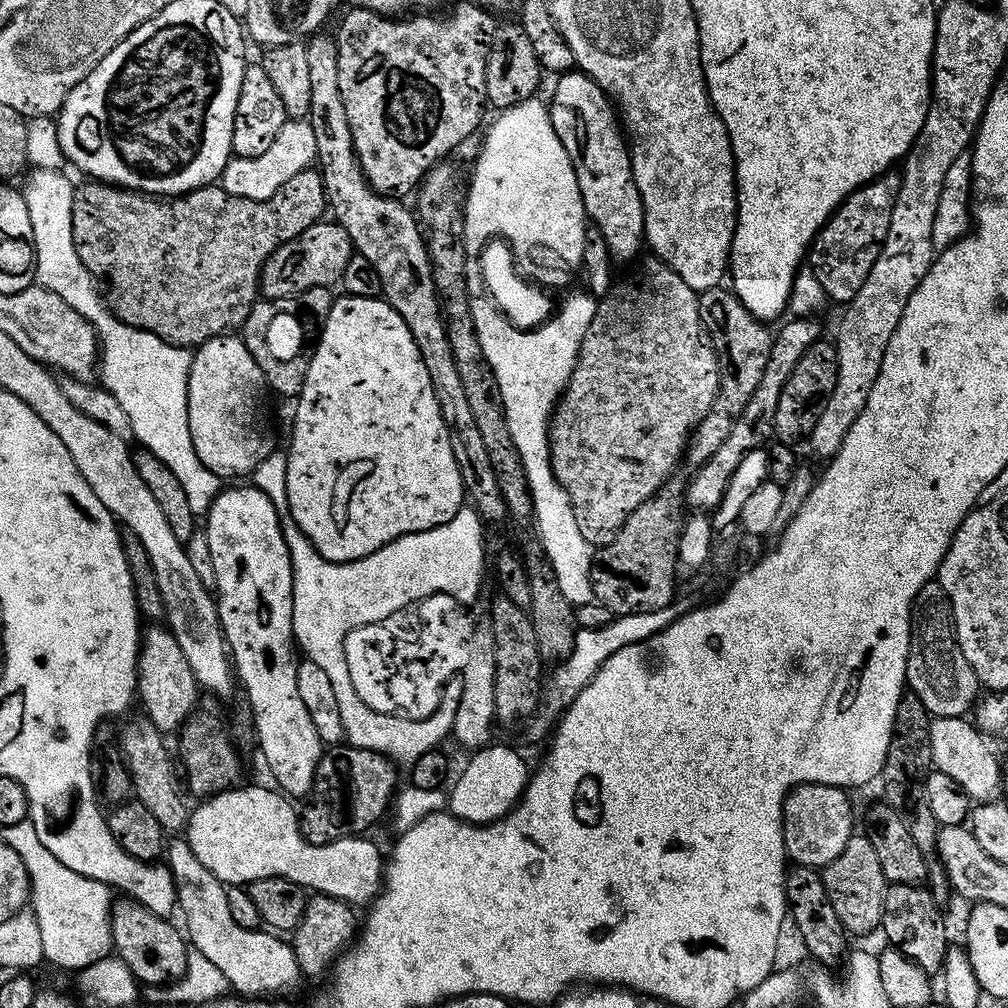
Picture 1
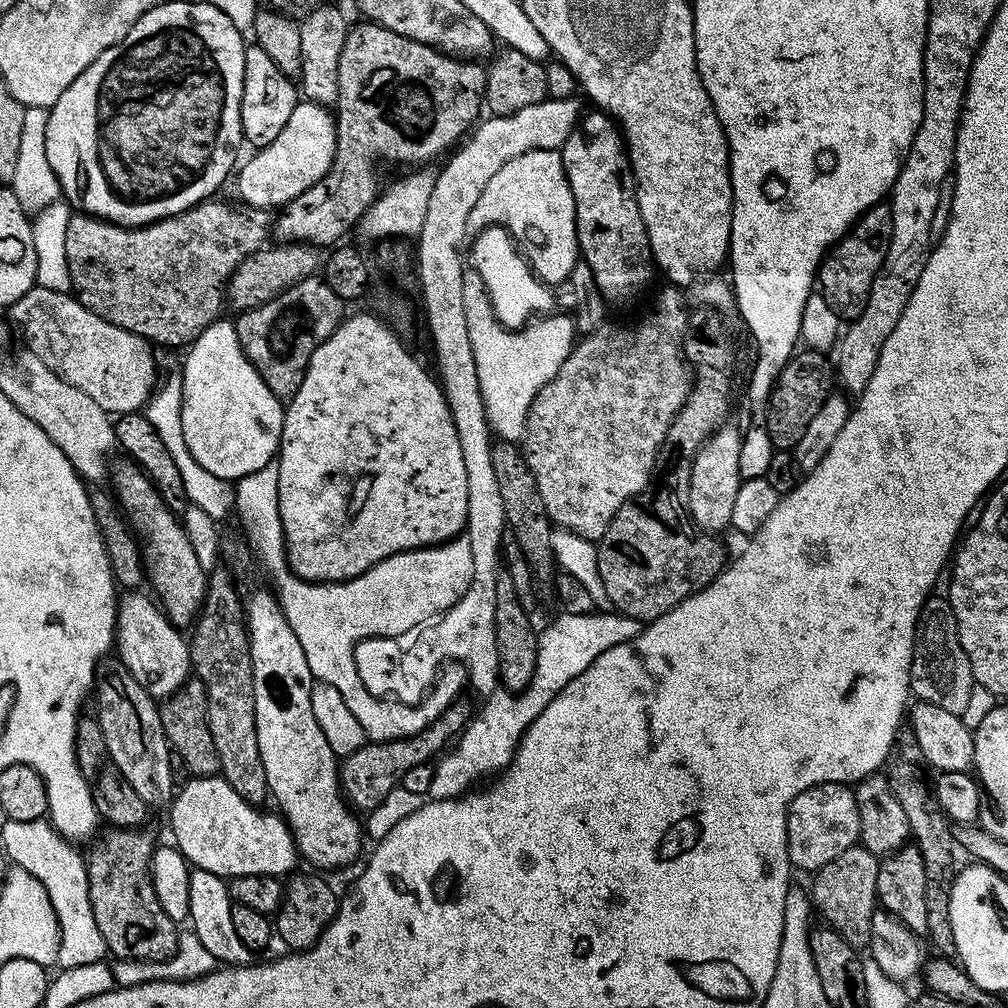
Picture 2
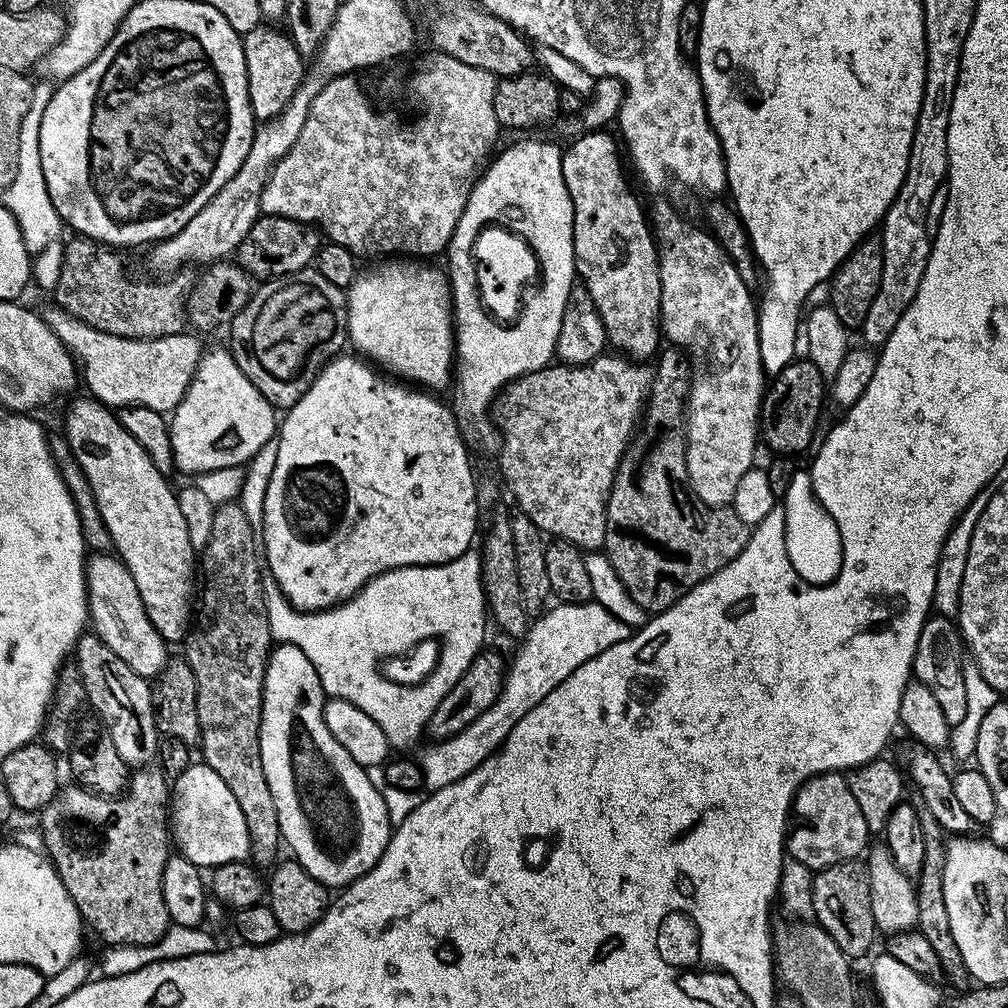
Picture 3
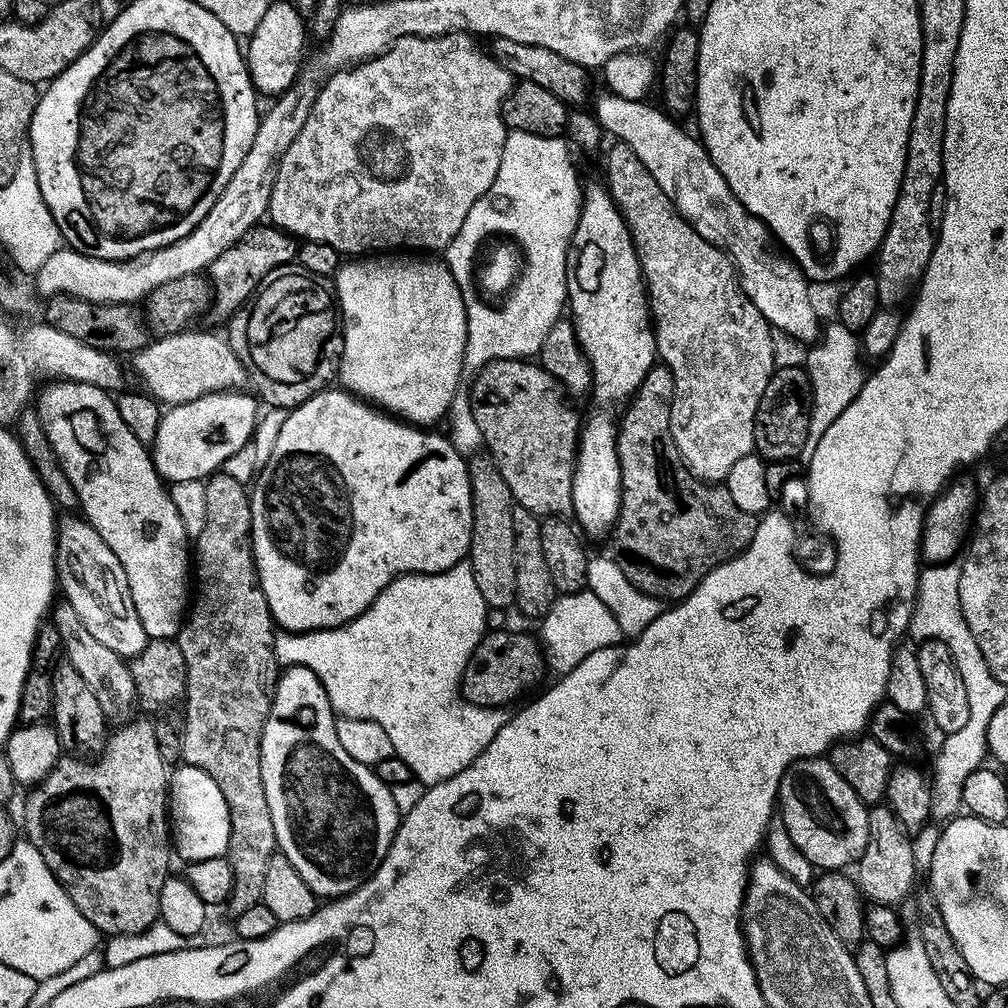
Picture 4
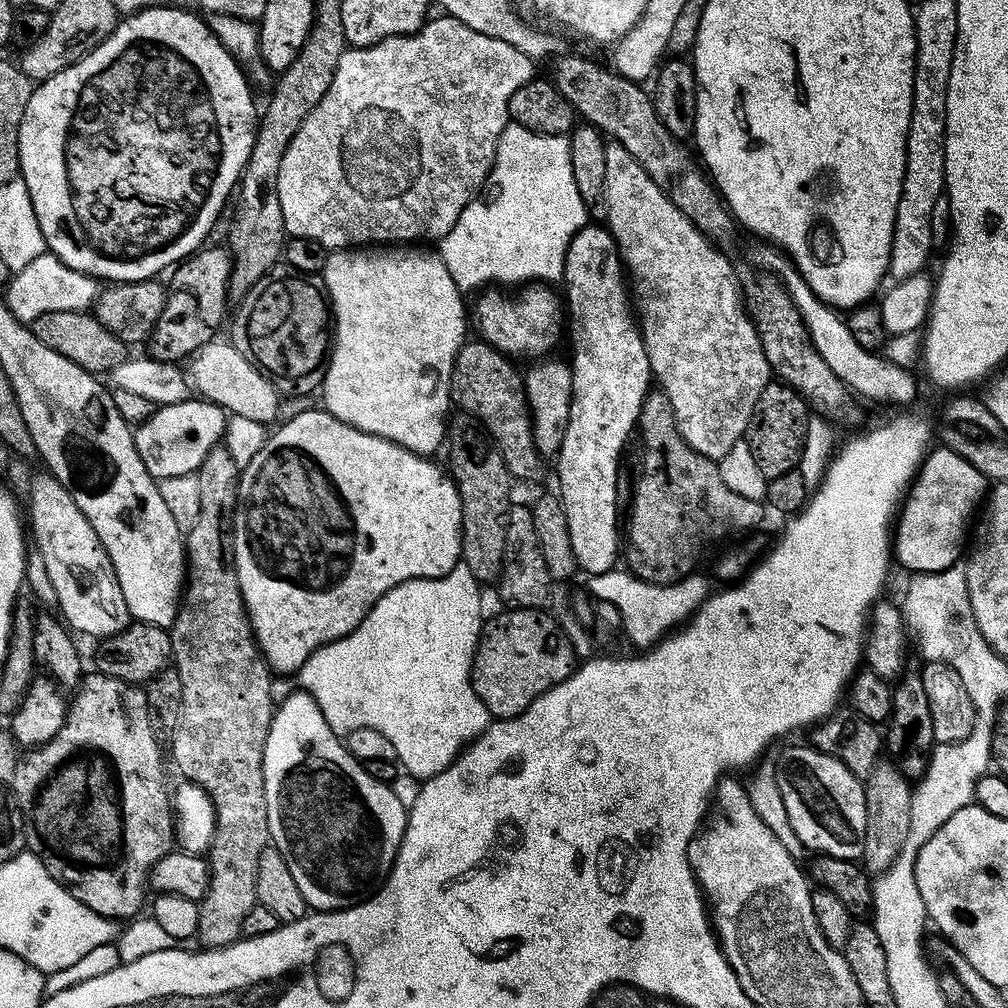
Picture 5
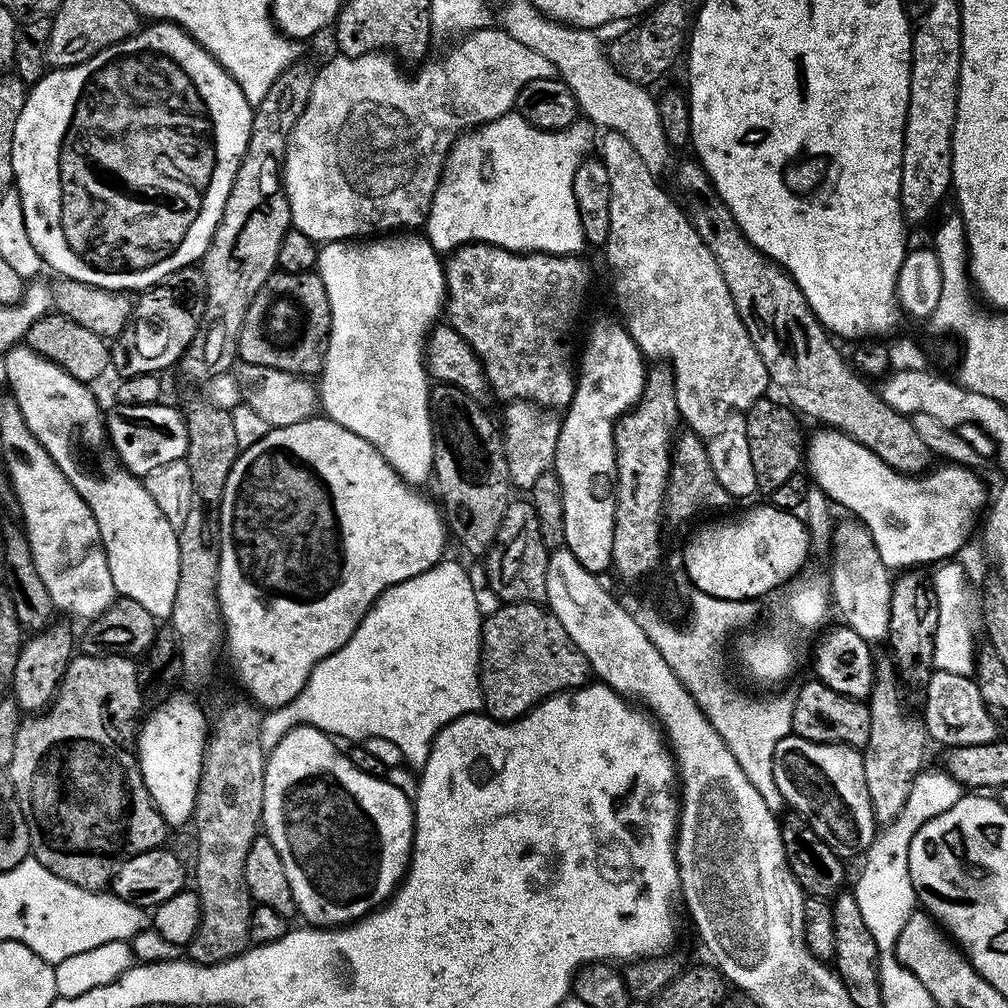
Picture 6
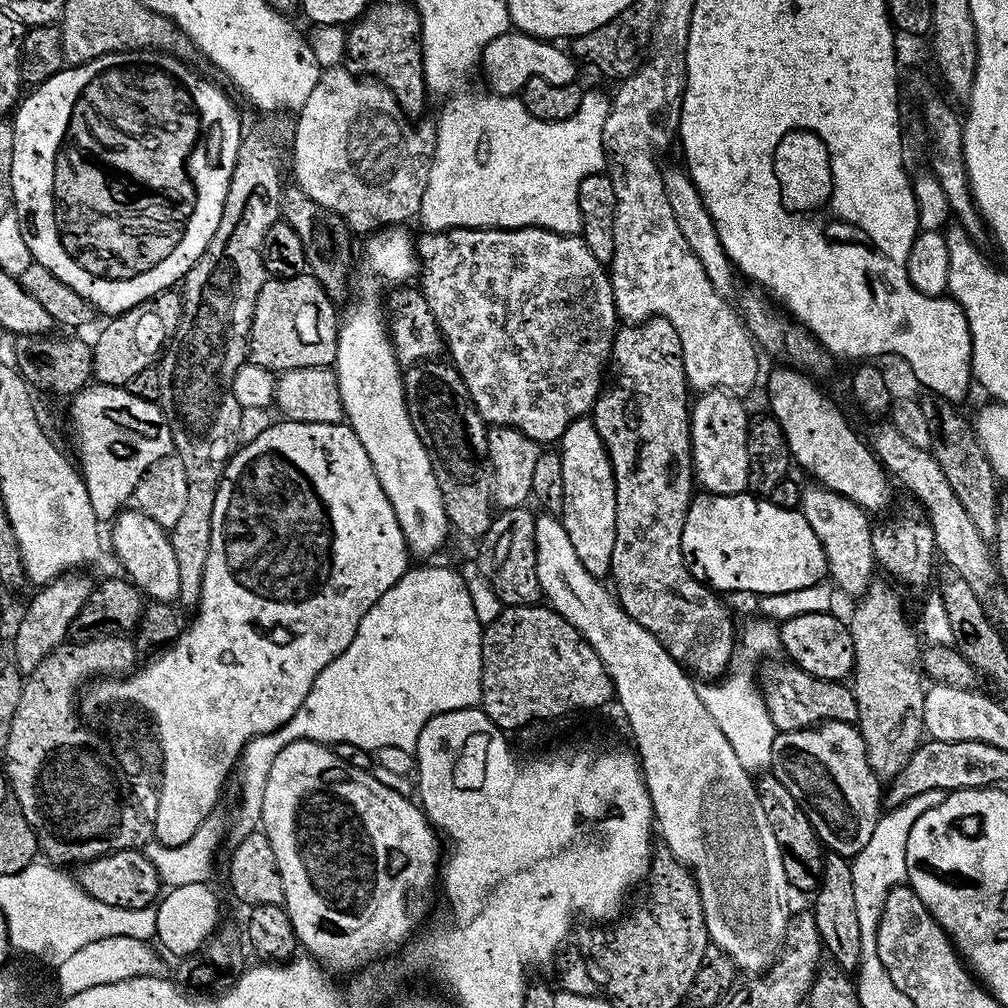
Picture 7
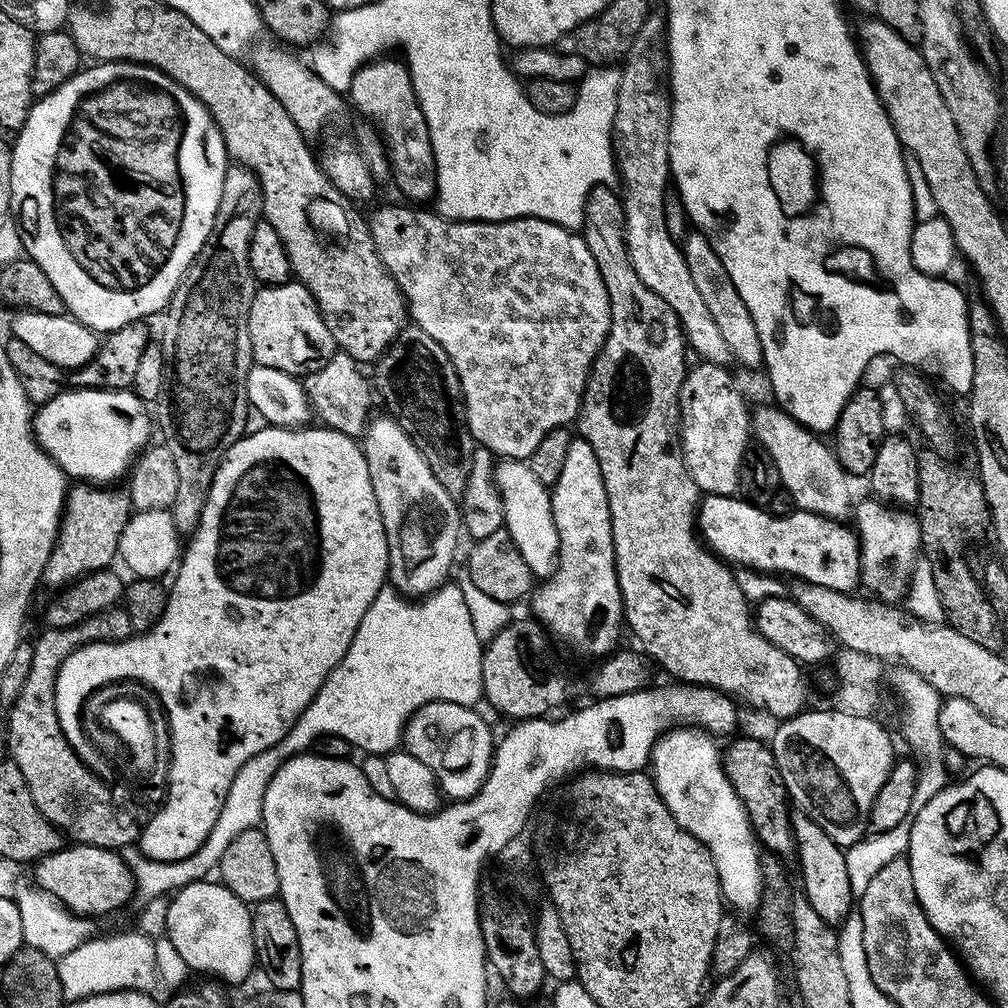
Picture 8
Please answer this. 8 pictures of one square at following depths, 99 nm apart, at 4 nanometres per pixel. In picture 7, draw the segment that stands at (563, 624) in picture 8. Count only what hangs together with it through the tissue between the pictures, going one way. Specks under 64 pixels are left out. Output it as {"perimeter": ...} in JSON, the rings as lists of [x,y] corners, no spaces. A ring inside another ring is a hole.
{"perimeter":[[[588,418],[574,421],[565,430],[558,441],[558,451],[565,487],[564,529],[566,534],[570,534],[574,550],[578,550],[578,558],[582,558],[582,566],[586,566],[592,576],[607,577],[612,567],[616,533],[616,483],[608,451]]]}

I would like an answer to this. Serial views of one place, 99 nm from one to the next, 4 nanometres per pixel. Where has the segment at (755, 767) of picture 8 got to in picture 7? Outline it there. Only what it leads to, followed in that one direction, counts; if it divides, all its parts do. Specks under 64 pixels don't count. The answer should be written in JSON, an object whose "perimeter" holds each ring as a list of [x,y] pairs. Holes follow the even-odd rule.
{"perimeter":[[[766,774],[761,781],[757,781],[757,792],[762,810],[770,830],[774,833],[775,841],[779,844],[779,853],[782,854],[782,866],[786,873],[789,887],[793,890],[813,893],[820,885],[820,874],[824,869],[825,851],[816,832],[810,826],[805,811],[799,806],[797,799],[791,797],[790,790],[778,782],[776,776]]]}

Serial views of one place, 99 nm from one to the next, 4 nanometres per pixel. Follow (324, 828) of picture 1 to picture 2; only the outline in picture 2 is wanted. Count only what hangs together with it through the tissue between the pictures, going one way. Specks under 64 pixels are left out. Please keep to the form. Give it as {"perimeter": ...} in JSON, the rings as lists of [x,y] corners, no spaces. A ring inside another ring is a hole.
{"perimeter":[[[456,700],[441,716],[439,713],[430,726],[426,726],[418,734],[403,736],[400,740],[365,742],[354,754],[339,761],[340,791],[345,801],[361,813],[374,811],[392,791],[400,788],[403,776],[413,766],[435,761],[460,736],[473,715],[473,706],[464,700]]]}

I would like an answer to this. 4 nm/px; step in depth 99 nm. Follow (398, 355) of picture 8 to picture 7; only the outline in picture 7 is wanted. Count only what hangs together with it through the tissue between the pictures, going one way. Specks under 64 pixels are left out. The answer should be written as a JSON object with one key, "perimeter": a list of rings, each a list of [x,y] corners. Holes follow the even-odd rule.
{"perimeter":[[[443,359],[422,360],[403,373],[404,401],[408,404],[410,422],[432,459],[434,478],[438,478],[438,490],[442,490],[442,502],[446,506],[449,525],[464,536],[479,538],[486,534],[494,519],[493,465],[488,460],[487,436],[489,429],[478,414],[459,372]]]}

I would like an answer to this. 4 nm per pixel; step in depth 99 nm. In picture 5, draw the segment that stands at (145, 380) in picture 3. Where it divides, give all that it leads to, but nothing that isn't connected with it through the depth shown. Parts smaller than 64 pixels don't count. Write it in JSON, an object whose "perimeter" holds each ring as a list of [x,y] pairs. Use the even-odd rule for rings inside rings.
{"perimeter":[[[223,339],[211,340],[197,352],[192,353],[186,364],[186,372],[190,377],[193,389],[205,401],[223,408],[225,413],[242,418],[251,418],[254,422],[271,425],[272,419],[277,419],[281,397],[275,386],[255,368],[231,342],[222,342]]]}

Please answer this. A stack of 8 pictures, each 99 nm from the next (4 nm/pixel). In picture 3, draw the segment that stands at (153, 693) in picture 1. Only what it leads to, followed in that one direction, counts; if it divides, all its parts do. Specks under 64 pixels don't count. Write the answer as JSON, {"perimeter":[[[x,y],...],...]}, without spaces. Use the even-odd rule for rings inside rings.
{"perimeter":[[[92,554],[87,557],[84,566],[84,581],[88,587],[88,615],[91,627],[96,627],[93,628],[95,635],[100,636],[102,642],[106,642],[106,646],[110,646],[110,650],[114,650],[114,654],[118,654],[118,658],[122,658],[122,662],[134,670],[134,674],[145,678],[159,676],[170,659],[170,648],[162,634],[154,630],[154,622],[150,622],[146,606],[142,606],[142,594],[138,594],[138,586],[134,586],[134,578],[130,578],[128,567],[115,555]]]}

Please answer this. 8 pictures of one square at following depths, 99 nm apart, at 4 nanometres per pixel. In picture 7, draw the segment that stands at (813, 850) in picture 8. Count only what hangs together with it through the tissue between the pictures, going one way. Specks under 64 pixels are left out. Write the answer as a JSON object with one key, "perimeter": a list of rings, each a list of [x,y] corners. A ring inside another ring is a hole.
{"perimeter":[[[828,852],[824,857],[824,869],[820,874],[820,885],[814,892],[816,901],[810,904],[810,910],[814,914],[814,922],[818,926],[820,943],[823,951],[832,955],[831,963],[840,971],[849,974],[855,973],[860,966],[860,951],[862,950],[862,930],[858,926],[858,914],[861,905],[854,898],[854,874],[849,857],[840,856],[837,852]]]}

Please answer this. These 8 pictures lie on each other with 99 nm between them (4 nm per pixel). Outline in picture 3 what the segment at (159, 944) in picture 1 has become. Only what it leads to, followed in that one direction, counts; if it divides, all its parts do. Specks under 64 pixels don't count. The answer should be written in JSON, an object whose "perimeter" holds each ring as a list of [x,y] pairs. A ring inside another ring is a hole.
{"perimeter":[[[148,766],[143,770],[136,770],[131,773],[126,791],[122,798],[113,798],[110,796],[99,796],[96,792],[89,792],[83,786],[75,786],[76,788],[61,787],[56,797],[50,801],[45,808],[38,813],[38,831],[44,837],[44,848],[47,857],[50,859],[56,872],[60,875],[66,890],[69,892],[70,898],[73,899],[74,906],[80,911],[83,923],[93,928],[102,939],[104,944],[119,945],[133,944],[134,947],[150,947],[156,944],[163,935],[166,934],[170,921],[168,919],[168,911],[166,910],[166,902],[164,901],[164,891],[162,890],[162,878],[164,877],[164,867],[170,855],[170,784],[166,779],[163,771],[156,766]]]}

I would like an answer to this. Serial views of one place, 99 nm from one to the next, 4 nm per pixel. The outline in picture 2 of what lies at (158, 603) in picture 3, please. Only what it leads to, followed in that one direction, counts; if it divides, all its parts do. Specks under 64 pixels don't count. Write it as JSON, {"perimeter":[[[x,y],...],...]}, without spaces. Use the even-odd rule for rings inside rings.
{"perimeter":[[[123,463],[111,469],[111,491],[132,528],[139,533],[146,580],[150,588],[152,584],[156,591],[155,599],[172,625],[181,630],[187,629],[195,621],[204,602],[206,569],[198,566],[198,558],[190,546],[190,538],[186,538],[183,523],[178,519],[177,513],[164,505],[147,474],[137,464]]]}

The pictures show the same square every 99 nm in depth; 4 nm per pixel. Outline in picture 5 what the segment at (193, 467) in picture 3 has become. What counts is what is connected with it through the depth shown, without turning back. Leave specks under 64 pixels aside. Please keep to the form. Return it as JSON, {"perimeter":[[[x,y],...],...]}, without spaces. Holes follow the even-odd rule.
{"perimeter":[[[189,398],[175,405],[159,407],[146,423],[137,425],[133,431],[135,448],[147,472],[157,480],[195,472],[209,450],[223,439],[226,424],[227,415],[223,408],[205,400]]]}

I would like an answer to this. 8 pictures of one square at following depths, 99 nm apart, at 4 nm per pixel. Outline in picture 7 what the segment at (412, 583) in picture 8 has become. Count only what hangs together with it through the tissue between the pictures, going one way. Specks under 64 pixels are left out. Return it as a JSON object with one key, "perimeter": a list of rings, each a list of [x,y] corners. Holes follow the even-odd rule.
{"perimeter":[[[364,296],[348,313],[343,313],[336,338],[336,363],[334,371],[338,378],[338,390],[344,403],[344,415],[349,428],[354,430],[358,442],[366,450],[378,474],[378,482],[394,506],[394,518],[402,526],[402,534],[408,543],[409,553],[416,556],[432,556],[448,540],[450,525],[446,506],[442,502],[442,490],[438,490],[438,478],[434,478],[432,459],[422,446],[414,426],[410,422],[408,404],[404,401],[404,378],[402,365],[392,348],[392,337],[386,323],[386,312],[376,305],[372,296]]]}

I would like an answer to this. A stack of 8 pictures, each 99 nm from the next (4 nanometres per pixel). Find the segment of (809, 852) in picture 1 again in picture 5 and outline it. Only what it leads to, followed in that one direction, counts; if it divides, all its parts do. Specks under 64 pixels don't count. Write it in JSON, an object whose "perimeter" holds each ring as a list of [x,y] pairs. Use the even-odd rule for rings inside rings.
{"perimeter":[[[811,746],[786,749],[777,760],[774,760],[774,771],[778,790],[782,790],[782,803],[786,806],[786,815],[790,818],[790,826],[794,826],[794,834],[798,834],[798,838],[804,843],[805,849],[812,851],[813,848],[813,853],[833,856],[836,859],[859,861],[863,857],[864,843],[866,842],[866,798],[864,797],[864,785],[861,777],[855,776],[838,758],[834,758],[825,752],[819,752],[817,748]]]}

